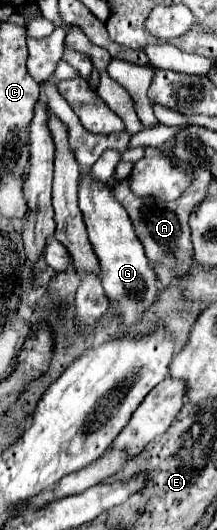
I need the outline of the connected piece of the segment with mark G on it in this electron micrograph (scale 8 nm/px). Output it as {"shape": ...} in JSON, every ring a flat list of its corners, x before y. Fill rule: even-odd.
{"shape":[[85,171,79,183,79,209,83,211,83,221,87,225,91,245,95,247,99,265,103,267,101,281,107,297,117,299,117,305,121,307,121,319,127,325,141,321,143,311,155,303,159,291,155,287,155,271,145,257,143,245,133,231,125,207,119,205,107,183,91,177,89,171]]}

